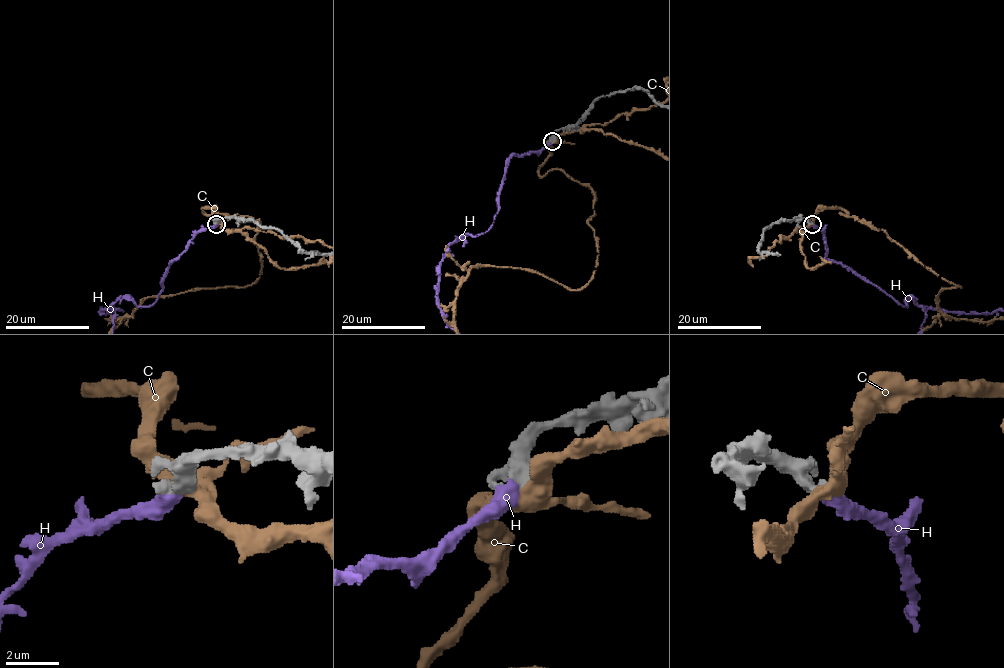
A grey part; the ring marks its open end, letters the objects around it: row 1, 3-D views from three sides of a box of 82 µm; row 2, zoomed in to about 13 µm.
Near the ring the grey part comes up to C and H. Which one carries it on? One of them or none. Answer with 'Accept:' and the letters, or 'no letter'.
Accept: H

